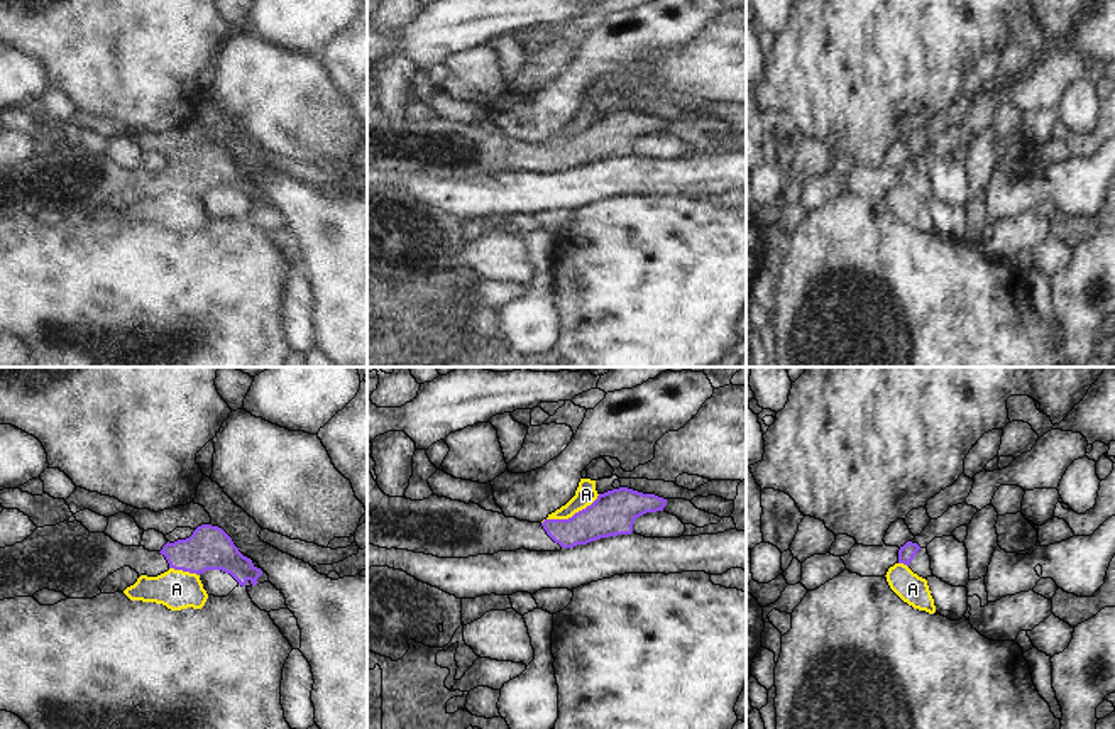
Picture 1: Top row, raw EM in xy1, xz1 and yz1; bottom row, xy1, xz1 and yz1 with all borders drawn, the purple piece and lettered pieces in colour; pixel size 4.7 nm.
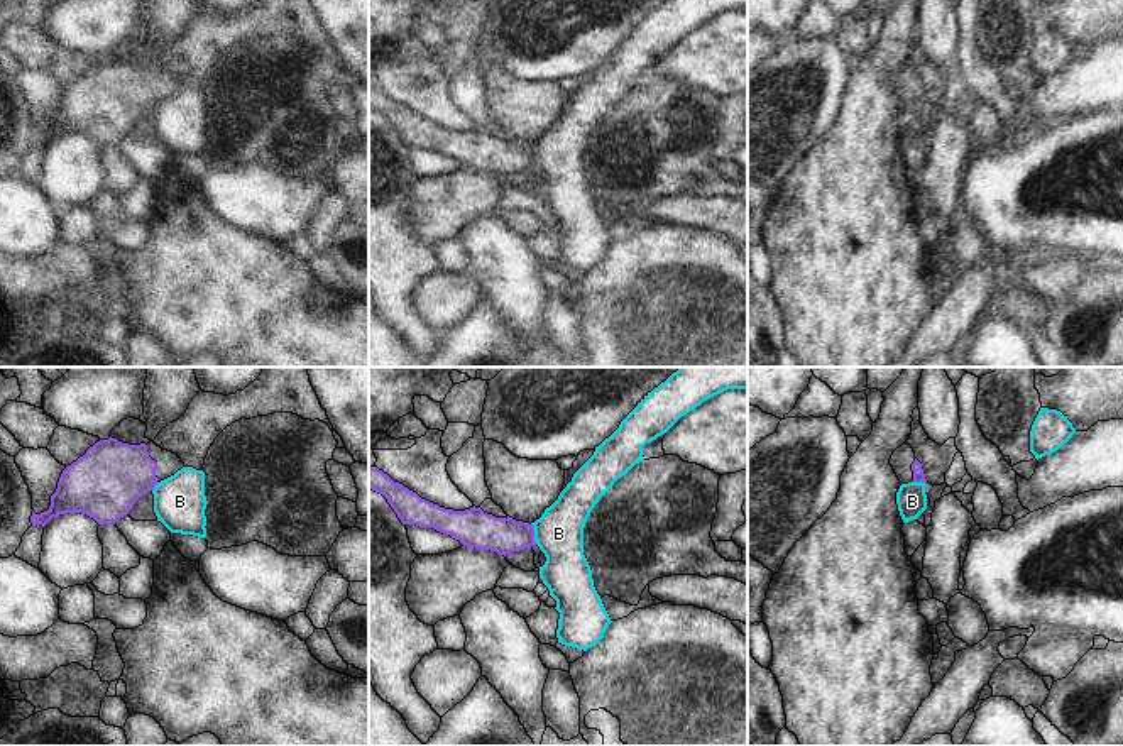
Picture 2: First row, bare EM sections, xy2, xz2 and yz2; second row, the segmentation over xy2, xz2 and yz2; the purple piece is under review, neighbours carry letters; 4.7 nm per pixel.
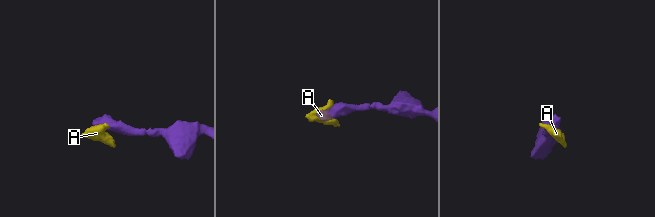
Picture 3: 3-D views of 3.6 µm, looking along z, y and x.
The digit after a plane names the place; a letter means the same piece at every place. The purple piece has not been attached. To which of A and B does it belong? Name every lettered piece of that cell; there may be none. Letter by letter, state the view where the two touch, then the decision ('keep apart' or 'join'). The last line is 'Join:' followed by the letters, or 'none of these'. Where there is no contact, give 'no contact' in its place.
A: contact in xz1; keep apart
B: contact in xz2; keep apart
Join: none of these

